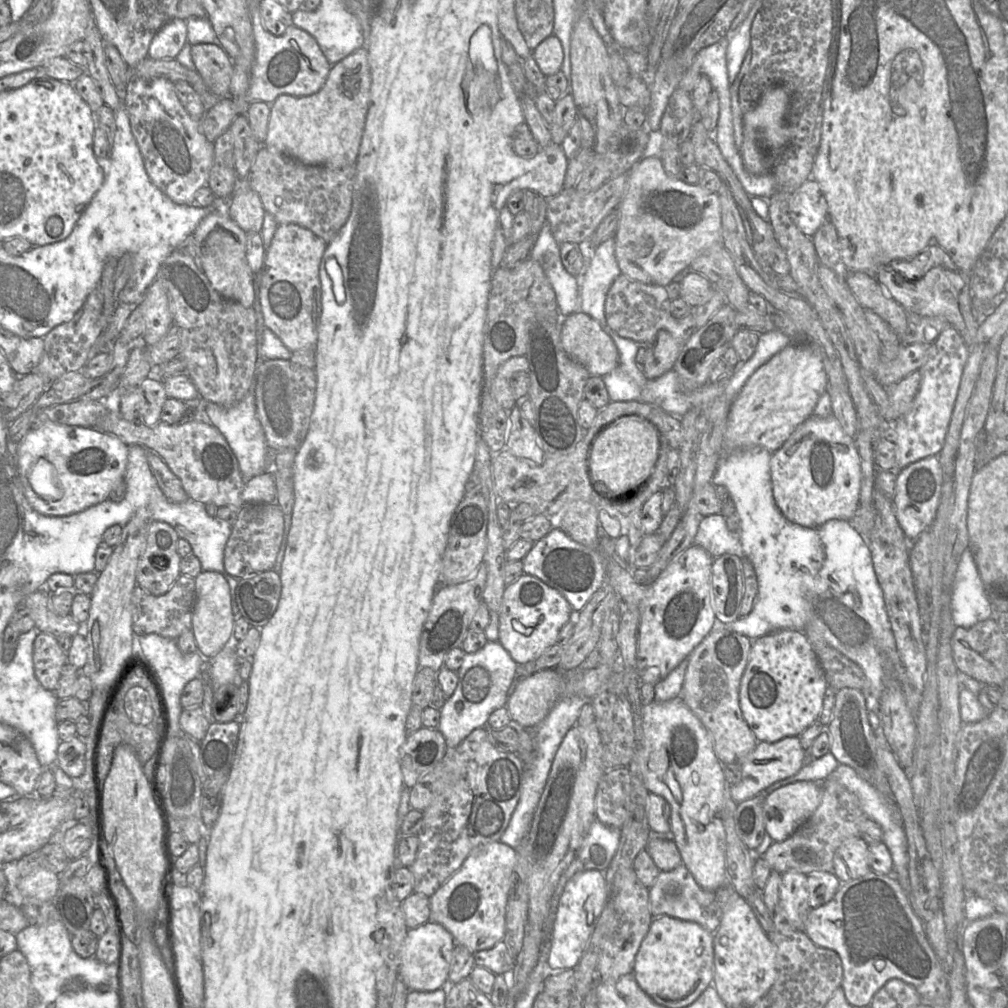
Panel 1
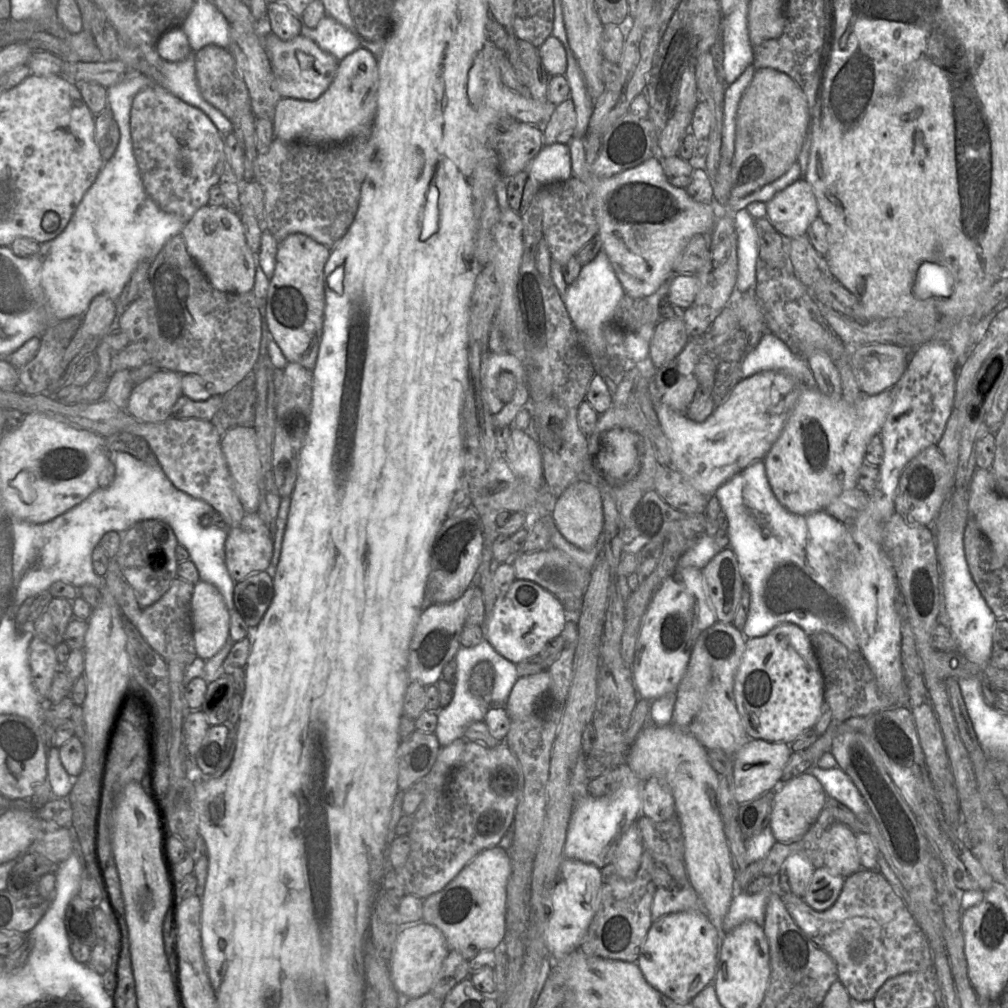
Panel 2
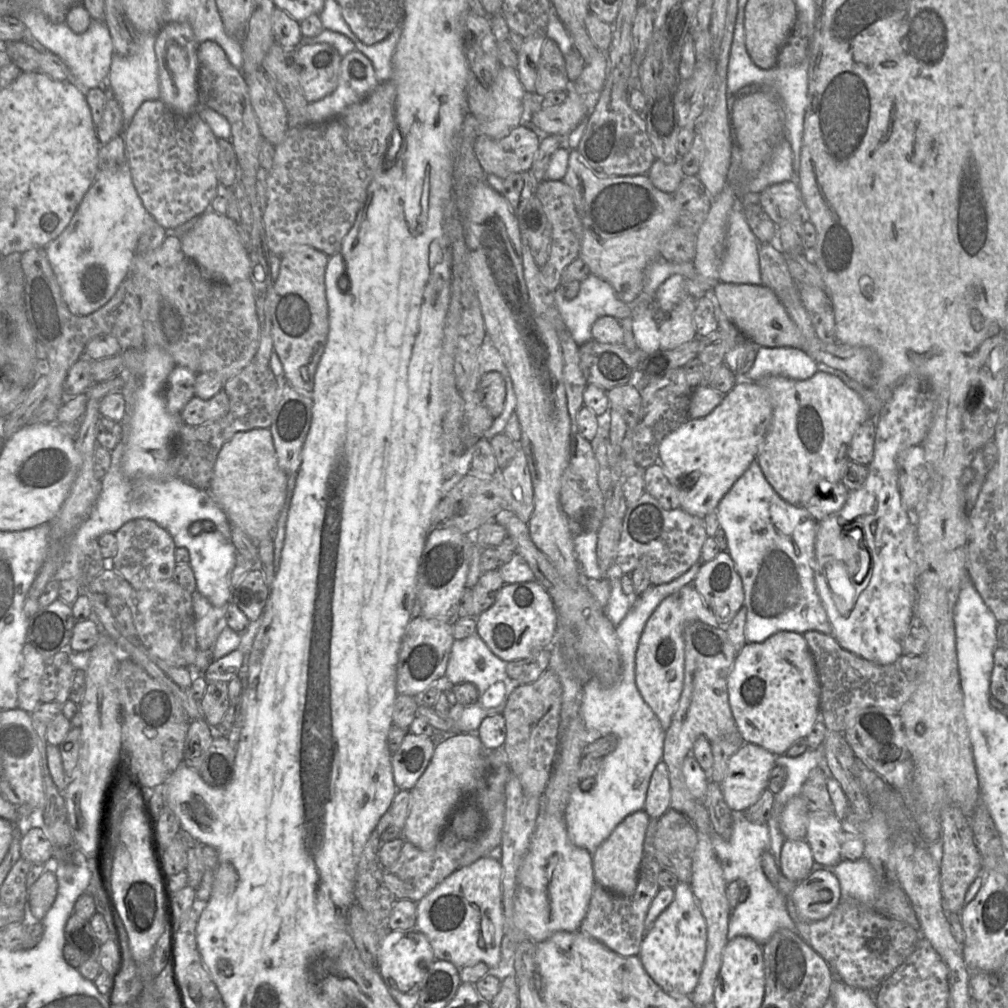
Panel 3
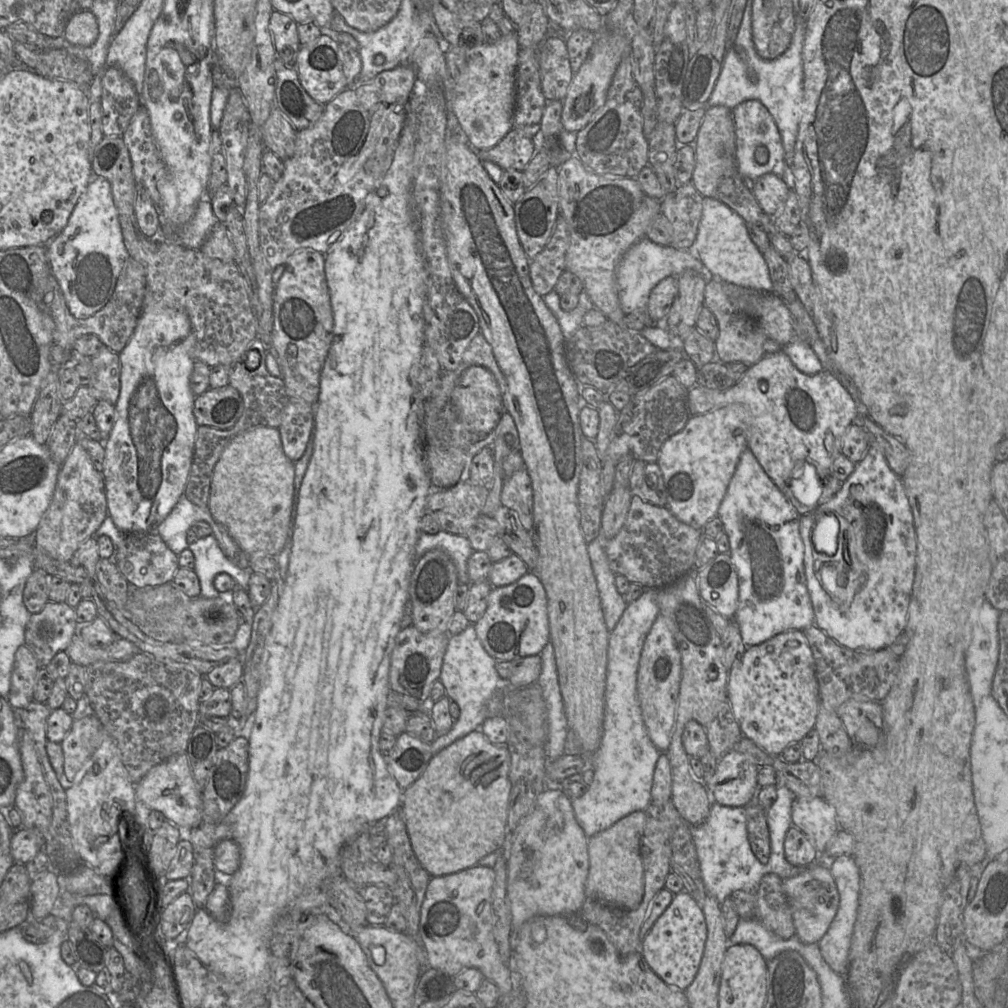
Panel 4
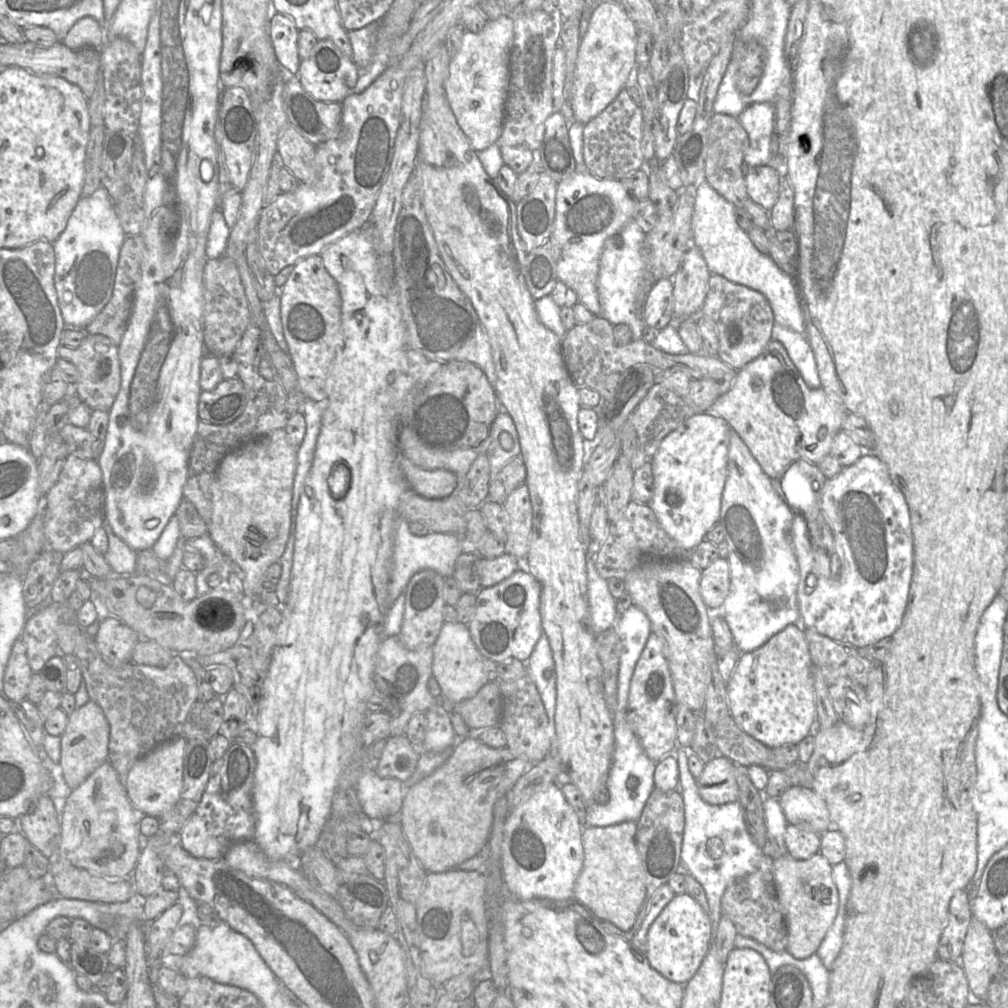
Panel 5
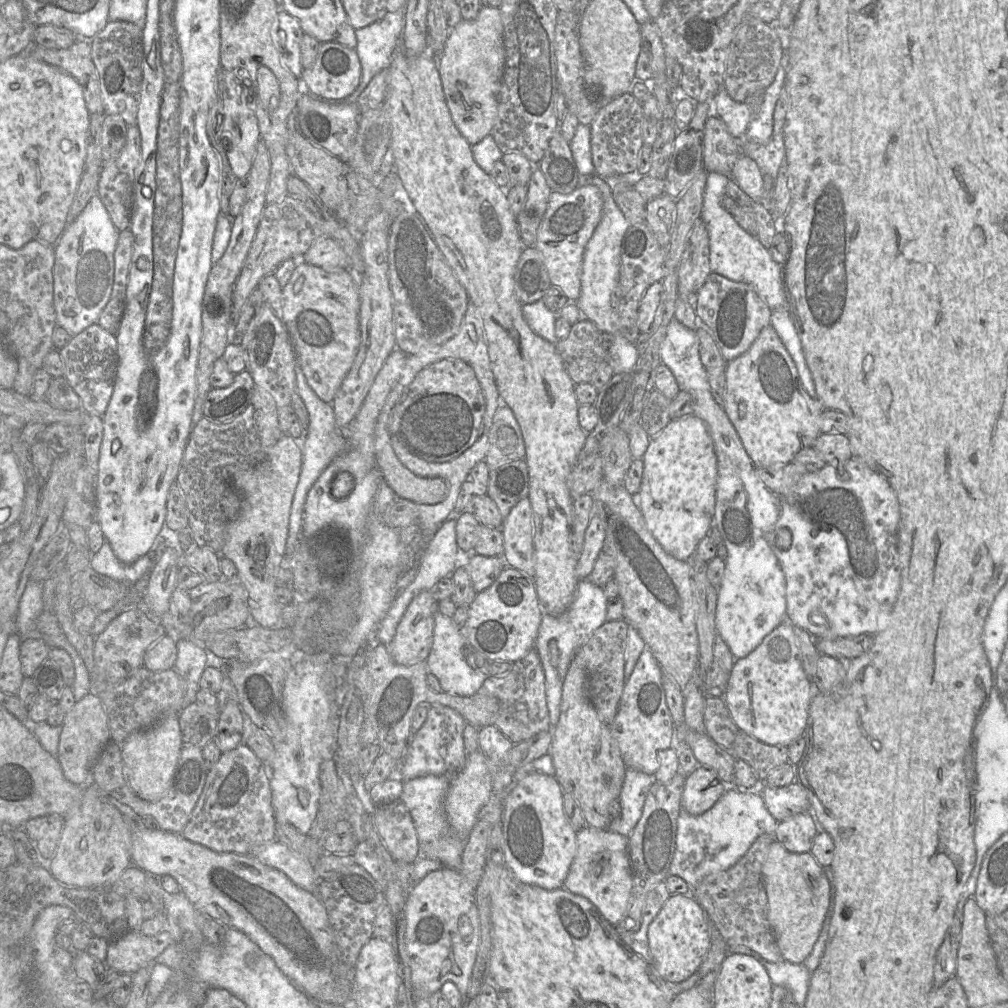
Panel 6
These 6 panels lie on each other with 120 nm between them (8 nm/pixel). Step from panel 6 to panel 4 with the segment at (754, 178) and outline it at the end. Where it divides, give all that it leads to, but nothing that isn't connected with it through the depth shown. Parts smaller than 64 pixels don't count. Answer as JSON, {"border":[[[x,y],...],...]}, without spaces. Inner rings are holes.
{"border":[[[766,173],[754,180],[752,193],[763,212],[776,216],[783,208],[789,188],[781,177]]]}

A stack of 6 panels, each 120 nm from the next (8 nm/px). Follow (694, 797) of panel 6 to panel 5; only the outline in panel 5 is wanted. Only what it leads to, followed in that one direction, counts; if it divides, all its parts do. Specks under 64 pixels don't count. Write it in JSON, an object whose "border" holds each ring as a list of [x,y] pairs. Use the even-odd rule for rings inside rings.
{"border":[[[723,755],[704,764],[704,770],[696,779],[700,797],[710,805],[722,805],[739,801],[737,765]]]}

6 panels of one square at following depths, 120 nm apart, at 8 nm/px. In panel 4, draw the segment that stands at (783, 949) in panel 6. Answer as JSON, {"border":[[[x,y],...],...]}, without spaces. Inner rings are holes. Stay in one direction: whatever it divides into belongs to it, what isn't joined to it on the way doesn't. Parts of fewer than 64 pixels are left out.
{"border":[[[815,864],[803,873],[783,880],[791,906],[795,934],[806,944],[819,943],[839,908],[839,893],[830,869]]]}

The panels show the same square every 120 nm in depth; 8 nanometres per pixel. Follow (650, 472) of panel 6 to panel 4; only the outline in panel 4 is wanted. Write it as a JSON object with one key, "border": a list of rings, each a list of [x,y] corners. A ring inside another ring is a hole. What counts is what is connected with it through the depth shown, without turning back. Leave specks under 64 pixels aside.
{"border":[[[739,403],[712,409],[702,415],[690,416],[685,426],[669,437],[661,446],[657,464],[666,488],[666,507],[681,522],[703,529],[709,520],[718,516],[720,504],[726,494],[742,452],[747,448],[750,413]]]}

